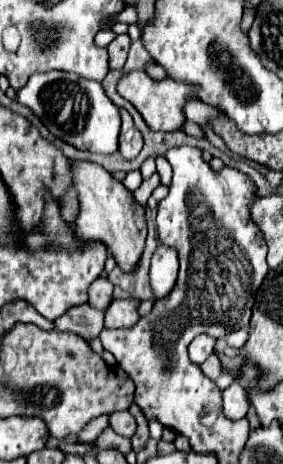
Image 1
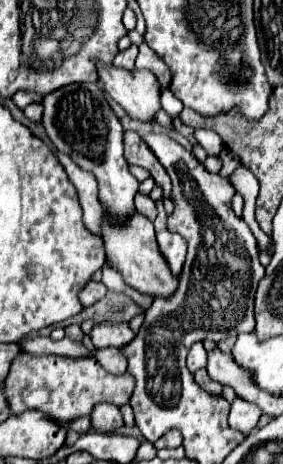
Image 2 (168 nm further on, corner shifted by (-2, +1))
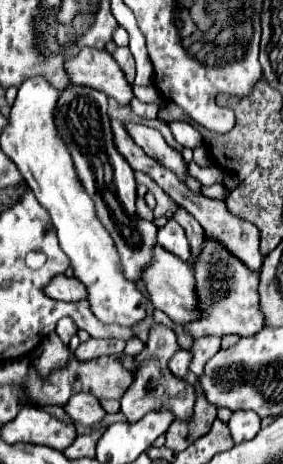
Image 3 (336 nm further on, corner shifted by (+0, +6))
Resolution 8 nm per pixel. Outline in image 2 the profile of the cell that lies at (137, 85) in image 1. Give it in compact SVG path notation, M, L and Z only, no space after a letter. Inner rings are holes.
M98 64L100 82L130 118L152 122L160 106L160 82L148 70L124 70Z

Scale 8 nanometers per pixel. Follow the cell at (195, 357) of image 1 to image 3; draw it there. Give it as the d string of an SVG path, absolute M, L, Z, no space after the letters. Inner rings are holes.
M180 349L172 359L170 359L170 373L174 373L174 377L182 379L188 371L188 365L190 365L190 353L188 349Z

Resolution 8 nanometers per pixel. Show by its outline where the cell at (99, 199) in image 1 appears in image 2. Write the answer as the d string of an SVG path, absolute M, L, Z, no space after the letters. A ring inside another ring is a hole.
M104 212L102 220L100 220L100 228L102 228L106 260L114 270L118 270L122 274L122 278L128 286L136 288L142 294L152 294L152 296L170 296L176 290L178 280L176 280L176 276L170 274L168 264L164 262L160 250L158 250L158 244L156 244L154 224L148 218L144 218L144 214L134 212L128 218L118 220Z

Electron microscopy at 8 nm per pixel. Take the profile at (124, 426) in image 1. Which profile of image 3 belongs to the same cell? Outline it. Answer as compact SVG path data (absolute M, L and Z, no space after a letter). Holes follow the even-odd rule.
M76 393L70 397L70 401L64 405L64 411L74 423L82 423L86 427L98 425L106 415L106 411L100 407L100 401L90 393Z

